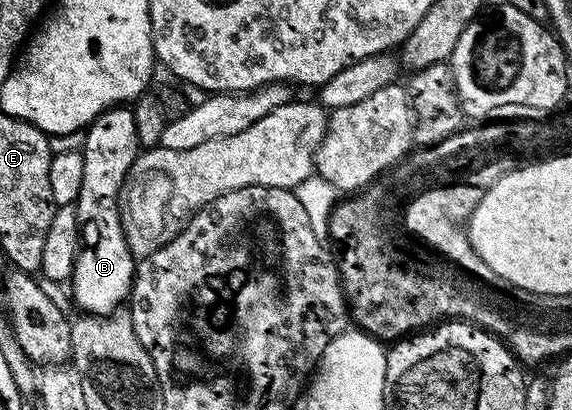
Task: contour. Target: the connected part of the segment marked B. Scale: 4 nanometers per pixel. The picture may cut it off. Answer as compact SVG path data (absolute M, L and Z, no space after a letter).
M116 106L102 112L86 129L87 140L82 153L85 162L85 178L81 178L81 194L75 199L75 213L81 229L81 247L75 259L75 269L69 281L69 296L83 314L108 316L120 307L119 304L131 294L131 284L135 280L136 257L131 255L123 233L123 219L119 213L119 191L123 189L123 179L131 168L131 163L141 149L137 138L137 126L133 126L133 114L127 106Z

